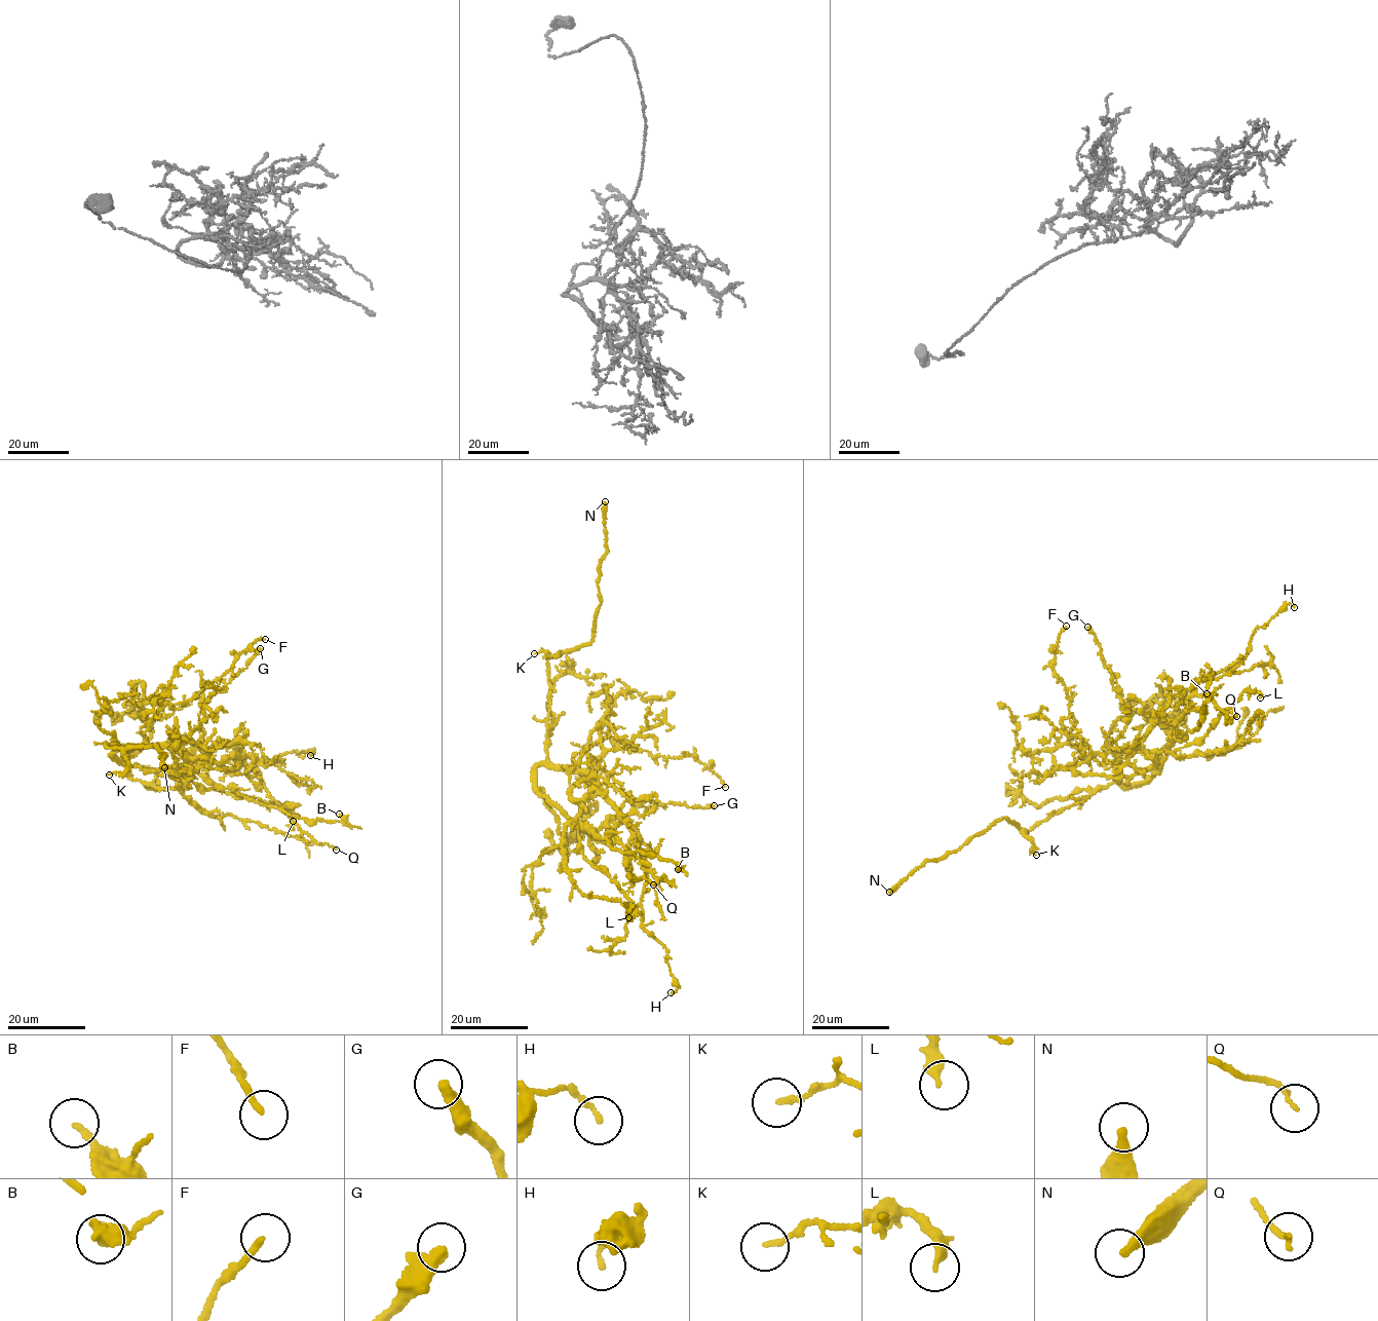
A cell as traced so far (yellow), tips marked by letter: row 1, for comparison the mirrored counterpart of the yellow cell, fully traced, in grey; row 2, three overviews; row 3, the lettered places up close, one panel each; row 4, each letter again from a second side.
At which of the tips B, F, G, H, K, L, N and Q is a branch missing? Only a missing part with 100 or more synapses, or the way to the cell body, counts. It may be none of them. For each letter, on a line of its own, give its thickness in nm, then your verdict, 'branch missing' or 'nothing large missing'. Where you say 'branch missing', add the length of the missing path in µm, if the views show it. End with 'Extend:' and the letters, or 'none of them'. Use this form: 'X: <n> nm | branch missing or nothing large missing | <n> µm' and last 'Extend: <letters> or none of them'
B: 200 nm | nothing large missing
F: 190 nm | nothing large missing
G: 360 nm | nothing large missing
H: 160 nm | nothing large missing
K: 160 nm | nothing large missing
L: 280 nm | nothing large missing
N: 320 nm | branch missing | 100 µm
Q: 120 nm | nothing large missing
Extend: N

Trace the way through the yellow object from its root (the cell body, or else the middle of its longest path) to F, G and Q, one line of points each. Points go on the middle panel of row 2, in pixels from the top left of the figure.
F: (554, 765), (571, 765), (575, 754), (610, 738), (632, 751), (647, 751), (653, 756), (692, 755), (725, 787)
G: (554, 765), (536, 767), (537, 791), (595, 831), (618, 815), (627, 800), (714, 805)
Q: (554, 765), (590, 778), (594, 788), (630, 826), (627, 875), (653, 884)

